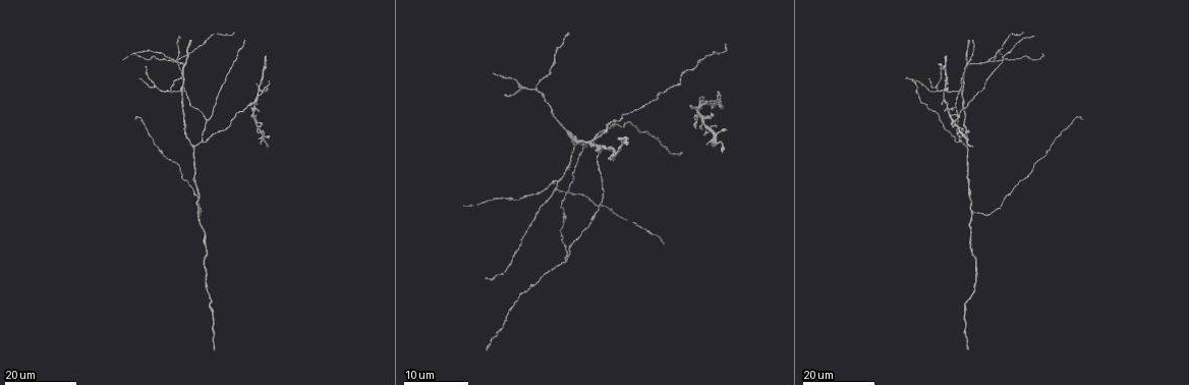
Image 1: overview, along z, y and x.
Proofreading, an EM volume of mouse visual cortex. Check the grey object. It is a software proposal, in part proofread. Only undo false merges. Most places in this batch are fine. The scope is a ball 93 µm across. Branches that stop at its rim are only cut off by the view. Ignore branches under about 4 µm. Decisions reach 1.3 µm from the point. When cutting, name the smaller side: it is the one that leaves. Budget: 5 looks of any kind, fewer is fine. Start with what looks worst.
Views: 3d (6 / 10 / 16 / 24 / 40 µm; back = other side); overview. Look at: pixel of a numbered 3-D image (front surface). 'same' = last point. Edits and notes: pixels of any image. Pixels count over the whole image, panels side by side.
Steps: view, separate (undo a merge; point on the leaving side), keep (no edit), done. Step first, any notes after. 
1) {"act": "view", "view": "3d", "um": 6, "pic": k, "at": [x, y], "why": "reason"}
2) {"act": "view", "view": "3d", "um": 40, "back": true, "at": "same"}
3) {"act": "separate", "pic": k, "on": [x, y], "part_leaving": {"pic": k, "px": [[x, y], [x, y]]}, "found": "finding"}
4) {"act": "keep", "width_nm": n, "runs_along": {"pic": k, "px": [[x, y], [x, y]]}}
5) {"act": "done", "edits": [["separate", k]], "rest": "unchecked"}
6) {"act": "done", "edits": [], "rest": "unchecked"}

{"act": "view", "view": "3d", "um": 24, "pic": 1, "at": [534, 90], "why": "three arms meet"}

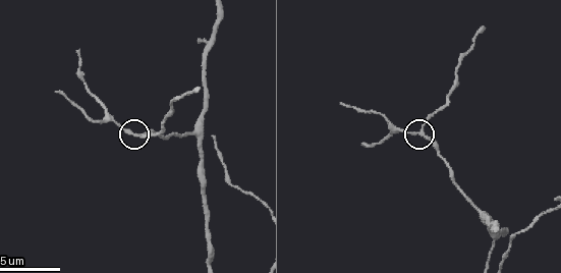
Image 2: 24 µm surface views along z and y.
{"act": "view", "view": "3d", "um": 10, "pic": 2, "at": [418, 134], "why": "closer look"}

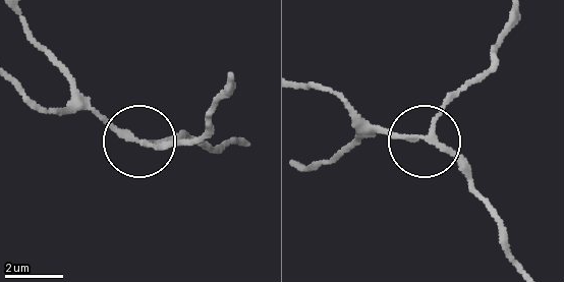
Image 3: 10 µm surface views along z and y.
{"act": "keep", "arms": 3, "runs_along": {"pic": 3, "px": [[242, 139], [208, 147], [135, 139], [71, 83]]}, "found": "all the same neuron"}

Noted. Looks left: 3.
{"act": "view", "view": "3d", "um": 6, "pic": 2, "at": [481, 210], "why": "small branch off a trunk"}

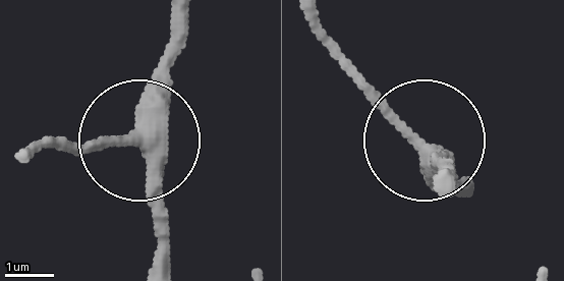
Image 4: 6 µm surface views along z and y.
{"act": "view", "view": "3d", "um": 6, "back": true, "pic": 4, "at": [420, 148], "why": "other side"}

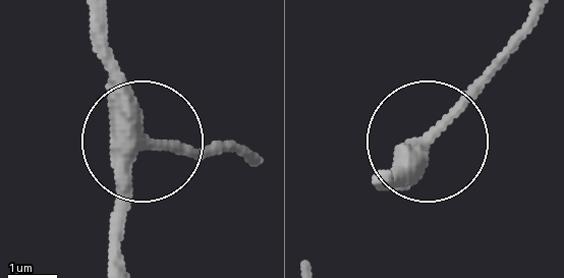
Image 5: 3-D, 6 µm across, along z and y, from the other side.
{"act": "keep", "arms": 3, "runs_along": {"pic": 5, "px": [[114, 266], [114, 180], [126, 156], [151, 145], [231, 145]]}, "found": "continuous, no second neuron"}

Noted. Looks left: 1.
{"act": "done", "edits": [], "rest": "unchecked"}

